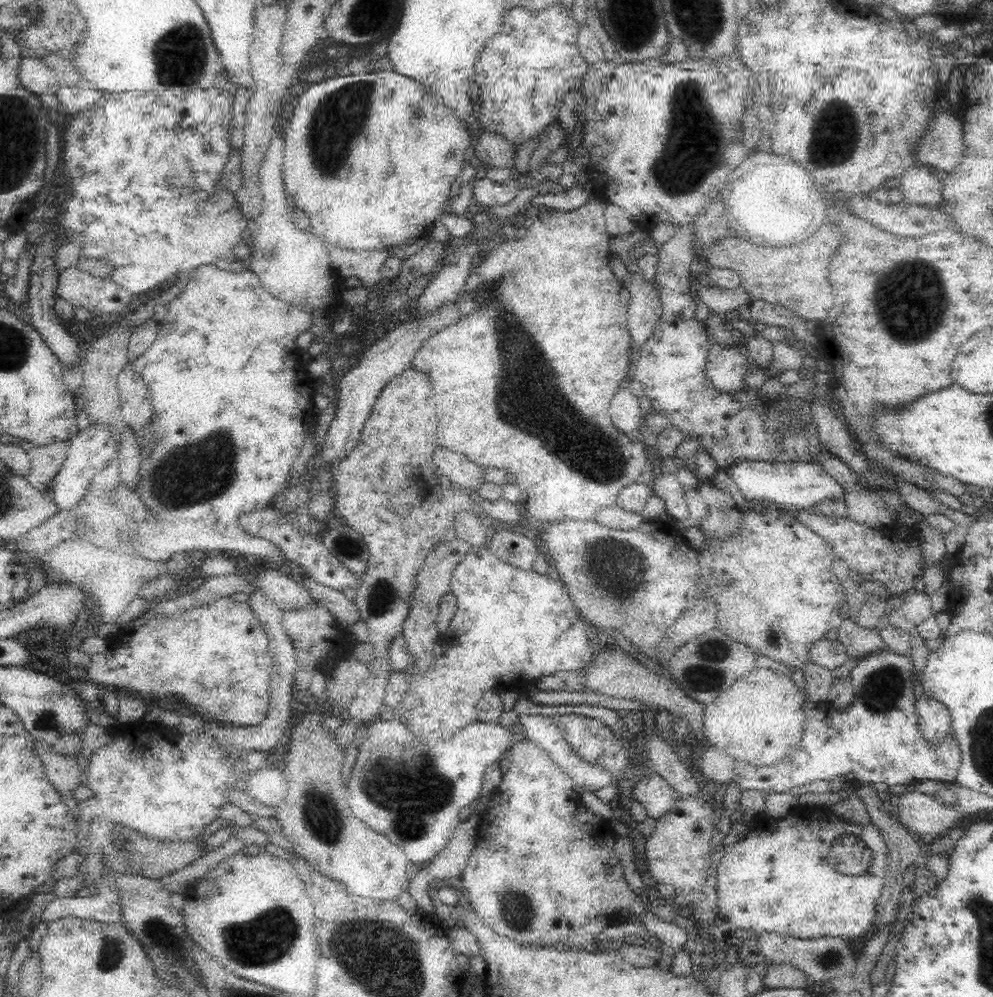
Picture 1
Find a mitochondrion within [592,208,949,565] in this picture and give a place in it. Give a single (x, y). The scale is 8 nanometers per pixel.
(901, 306)

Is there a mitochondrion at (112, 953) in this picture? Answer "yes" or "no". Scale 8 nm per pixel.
yes

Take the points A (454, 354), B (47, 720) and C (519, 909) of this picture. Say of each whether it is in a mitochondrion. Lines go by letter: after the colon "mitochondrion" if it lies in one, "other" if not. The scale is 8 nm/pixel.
A: other
B: mitochondrion
C: mitochondrion

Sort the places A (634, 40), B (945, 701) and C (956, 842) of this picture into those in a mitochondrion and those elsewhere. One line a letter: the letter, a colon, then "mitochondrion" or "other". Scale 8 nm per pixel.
A: mitochondrion
B: other
C: other

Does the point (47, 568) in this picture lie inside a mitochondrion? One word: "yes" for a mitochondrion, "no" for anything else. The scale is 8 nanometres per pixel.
no

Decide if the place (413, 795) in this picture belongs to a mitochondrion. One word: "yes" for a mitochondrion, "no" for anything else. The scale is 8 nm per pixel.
yes

